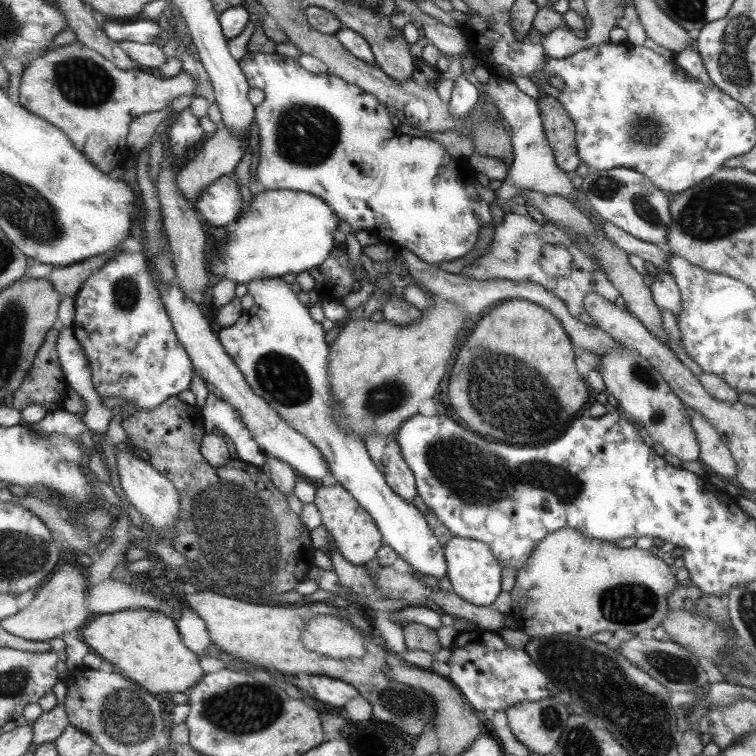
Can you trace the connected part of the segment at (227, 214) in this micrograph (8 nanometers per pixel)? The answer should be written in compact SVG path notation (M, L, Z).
M224 175L200 191L200 195L195 202L195 208L202 214L203 222L207 221L211 227L227 228L227 224L233 224L235 220L238 220L237 216L242 210L237 185L231 180L231 176Z

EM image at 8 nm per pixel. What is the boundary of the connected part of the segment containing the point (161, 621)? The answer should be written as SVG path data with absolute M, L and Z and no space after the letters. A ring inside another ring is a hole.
M127 609L93 617L81 631L80 639L91 652L112 664L115 671L149 694L185 692L203 678L200 660L181 642L171 618L155 610Z

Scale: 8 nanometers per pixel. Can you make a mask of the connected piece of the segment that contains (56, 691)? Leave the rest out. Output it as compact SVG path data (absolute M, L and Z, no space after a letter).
M58 681L51 691L55 695L55 706L49 712L43 712L41 716L32 723L34 728L34 742L42 745L61 736L61 733L68 727L69 721L64 711L64 696L66 685Z

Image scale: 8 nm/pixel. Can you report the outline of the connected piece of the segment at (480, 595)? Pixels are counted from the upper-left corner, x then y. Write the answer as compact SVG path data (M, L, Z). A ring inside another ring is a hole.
M452 537L444 546L444 557L447 563L446 576L453 592L464 601L474 605L487 606L499 594L499 565L497 558L483 542L469 538Z

